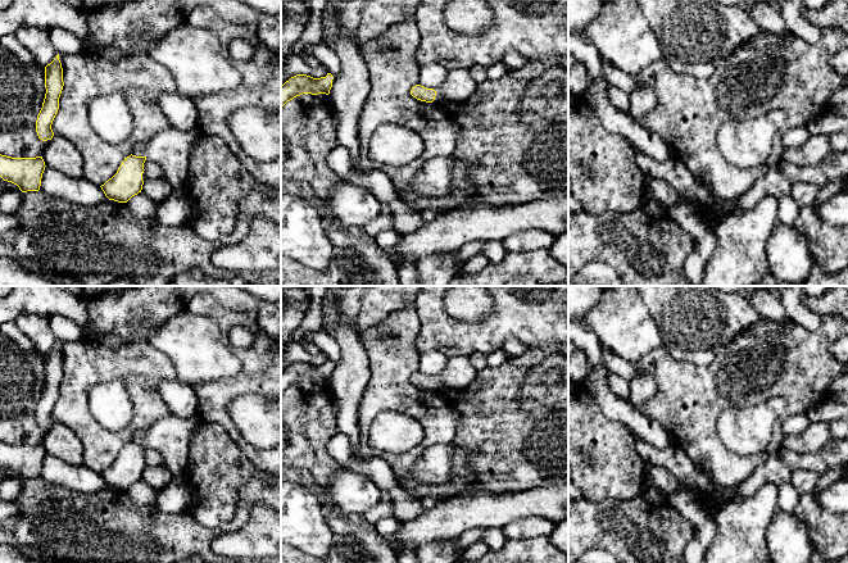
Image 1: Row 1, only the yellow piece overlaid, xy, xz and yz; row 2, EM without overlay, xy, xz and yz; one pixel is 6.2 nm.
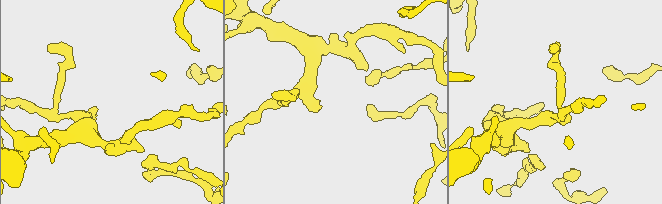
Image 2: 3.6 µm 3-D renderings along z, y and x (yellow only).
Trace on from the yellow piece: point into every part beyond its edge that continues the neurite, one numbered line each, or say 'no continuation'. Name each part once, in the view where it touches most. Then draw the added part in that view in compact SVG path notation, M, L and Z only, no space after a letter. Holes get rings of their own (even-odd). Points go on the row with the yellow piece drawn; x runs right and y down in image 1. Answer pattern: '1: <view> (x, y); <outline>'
1: xz (458, 86); M450 69L444 83L435 91L439 97L462 104L476 91L477 85L468 69Z

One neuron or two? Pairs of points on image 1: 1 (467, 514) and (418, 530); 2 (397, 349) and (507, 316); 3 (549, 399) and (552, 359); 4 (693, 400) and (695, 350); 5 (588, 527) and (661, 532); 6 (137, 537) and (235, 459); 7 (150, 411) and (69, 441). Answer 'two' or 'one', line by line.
1: one
2: two
3: one
4: two
5: one
6: two
7: two

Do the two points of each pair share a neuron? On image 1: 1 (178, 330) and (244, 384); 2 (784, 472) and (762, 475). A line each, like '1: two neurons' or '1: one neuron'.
1: two neurons
2: one neuron

